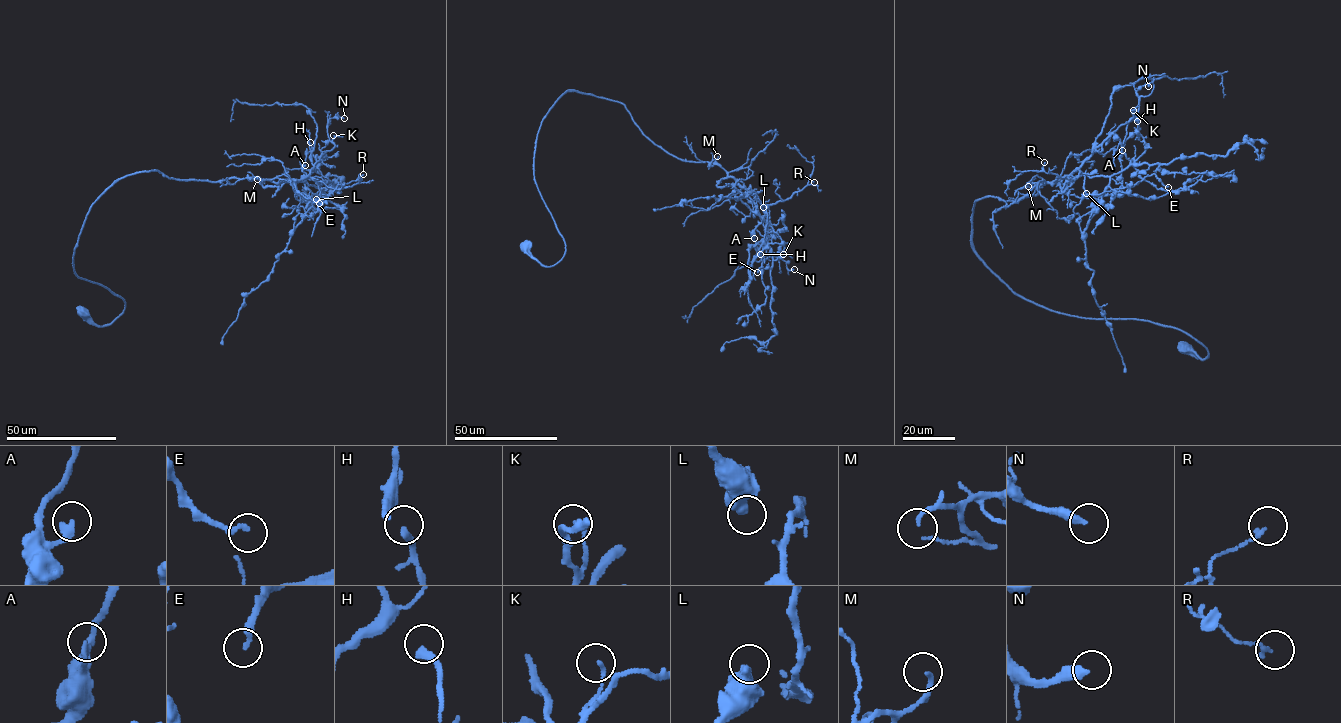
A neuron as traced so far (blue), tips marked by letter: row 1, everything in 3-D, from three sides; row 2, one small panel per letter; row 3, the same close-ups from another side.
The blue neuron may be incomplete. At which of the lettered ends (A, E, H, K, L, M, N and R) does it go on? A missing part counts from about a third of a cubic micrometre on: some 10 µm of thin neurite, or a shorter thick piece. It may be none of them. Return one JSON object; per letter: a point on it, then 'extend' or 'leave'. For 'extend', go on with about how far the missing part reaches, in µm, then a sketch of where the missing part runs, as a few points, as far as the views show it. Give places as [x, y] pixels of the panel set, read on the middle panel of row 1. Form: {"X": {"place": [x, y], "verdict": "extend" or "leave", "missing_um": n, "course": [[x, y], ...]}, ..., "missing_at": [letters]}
{"A": {"place": [754, 238], "verdict": "leave"}, "E": {"place": [757, 272], "verdict": "leave"}, "H": {"place": [760, 254], "verdict": "leave"}, "K": {"place": [783, 254], "verdict": "leave"}, "L": {"place": [763, 207], "verdict": "leave"}, "M": {"place": [717, 156], "verdict": "leave"}, "N": {"place": [794, 269], "verdict": "extend", "missing_um": 20}, "R": {"place": [814, 182], "verdict": "leave"}, "missing_at": ["N"]}

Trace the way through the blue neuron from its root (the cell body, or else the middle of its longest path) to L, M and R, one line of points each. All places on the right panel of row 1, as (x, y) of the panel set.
L: (1184, 349), (1208, 354), (1036, 305), (975, 250), (975, 201), (1078, 169), (1104, 192), (1082, 232), (1086, 193)
M: (1184, 349), (1208, 354), (1149, 321), (1050, 311), (986, 265), (972, 241), (975, 202), (1036, 194), (1028, 186)
R: (1184, 349), (1208, 354), (1149, 321), (1036, 305), (978, 256), (975, 201), (1080, 171), (1044, 162)

